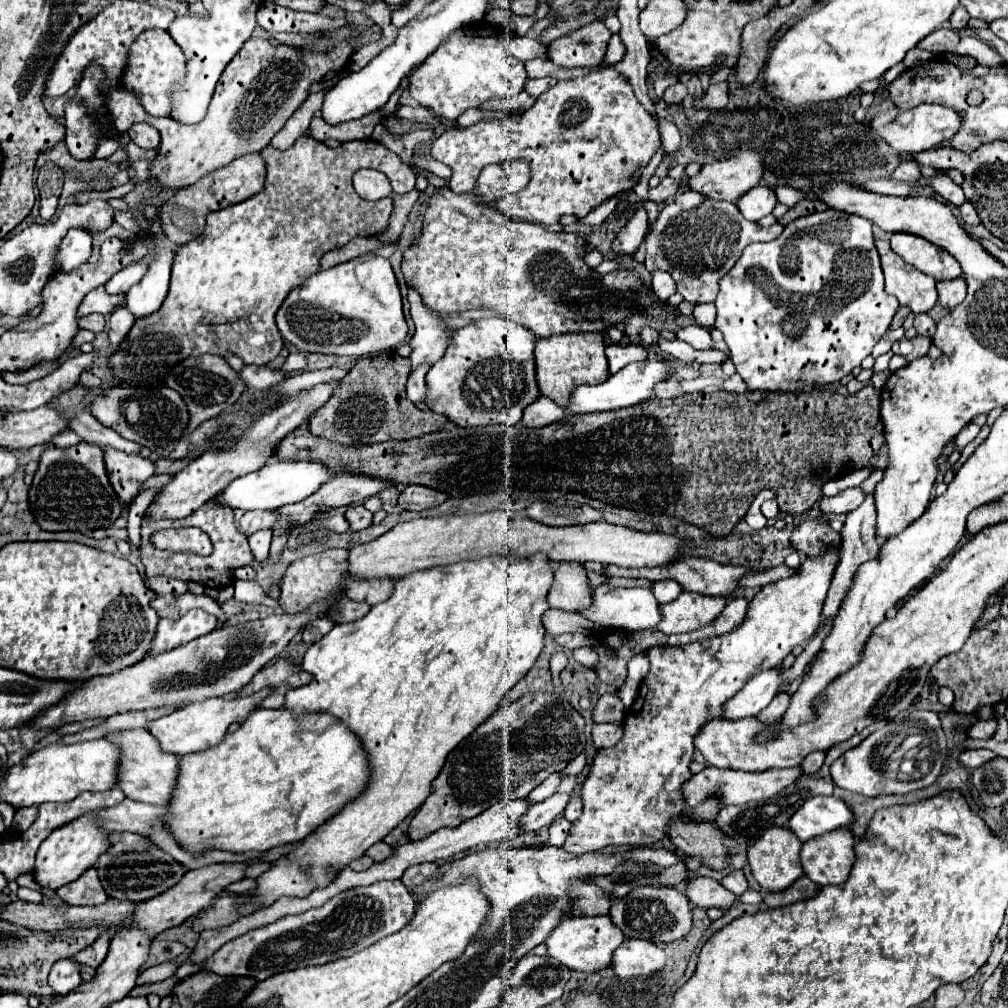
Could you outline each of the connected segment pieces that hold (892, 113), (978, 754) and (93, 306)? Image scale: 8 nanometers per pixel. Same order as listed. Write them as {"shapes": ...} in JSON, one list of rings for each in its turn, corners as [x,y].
{"shapes":[[[[918,105],[916,109],[888,109],[888,111],[880,111],[872,123],[870,129],[876,131],[880,137],[884,137],[898,153],[922,153],[928,149],[934,149],[938,145],[942,145],[944,141],[950,141],[962,127],[964,119],[960,113],[956,113],[950,107],[942,107],[942,105]]],[[[968,749],[968,751],[964,751],[960,755],[960,763],[966,769],[978,769],[978,767],[982,767],[992,757],[996,757],[994,751],[988,751],[988,749]]],[[[96,287],[92,289],[86,297],[84,303],[80,305],[80,315],[88,315],[88,313],[102,313],[102,315],[110,315],[116,307],[120,307],[124,303],[126,295],[108,295],[104,287]]]]}

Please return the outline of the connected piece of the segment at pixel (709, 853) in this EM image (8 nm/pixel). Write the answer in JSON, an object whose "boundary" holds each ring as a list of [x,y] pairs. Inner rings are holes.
{"boundary":[[[676,817],[668,825],[668,837],[684,855],[698,859],[714,871],[728,869],[730,865],[730,847],[714,823],[684,823],[684,819]]]}

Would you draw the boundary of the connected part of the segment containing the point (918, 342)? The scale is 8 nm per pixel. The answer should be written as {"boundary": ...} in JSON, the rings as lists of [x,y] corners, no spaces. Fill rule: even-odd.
{"boundary":[[[920,335],[914,337],[914,339],[912,339],[912,351],[906,355],[906,359],[912,361],[912,359],[916,359],[916,357],[924,357],[924,355],[928,353],[930,345],[932,345],[932,339],[930,339],[930,337],[920,337]]]}

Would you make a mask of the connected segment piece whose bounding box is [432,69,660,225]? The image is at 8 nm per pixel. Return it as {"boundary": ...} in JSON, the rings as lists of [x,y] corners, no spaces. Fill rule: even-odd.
{"boundary":[[[602,69],[596,73],[588,73],[582,79],[562,81],[554,85],[548,93],[540,95],[536,105],[524,113],[508,115],[504,119],[480,121],[466,129],[446,129],[432,143],[432,157],[436,161],[452,167],[454,175],[448,187],[454,193],[470,193],[476,187],[476,179],[486,165],[506,163],[508,159],[528,161],[530,183],[524,191],[504,197],[504,215],[512,219],[534,221],[542,225],[554,225],[562,215],[574,215],[576,219],[586,217],[594,211],[602,201],[634,189],[638,183],[642,169],[648,165],[654,151],[660,147],[658,125],[652,115],[642,107],[636,99],[632,85],[612,69]]]}

